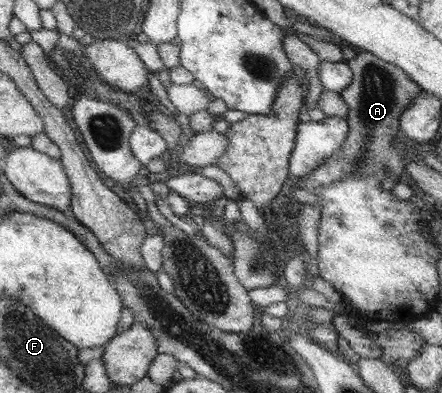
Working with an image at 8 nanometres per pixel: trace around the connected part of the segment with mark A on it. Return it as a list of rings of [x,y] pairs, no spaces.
[[[361,50],[349,60],[344,61],[353,73],[352,81],[339,91],[339,96],[346,104],[347,125],[342,151],[325,159],[318,169],[300,178],[299,189],[311,193],[321,185],[328,185],[339,179],[373,177],[383,180],[387,175],[398,179],[404,173],[402,157],[393,147],[393,138],[400,129],[401,113],[416,94],[423,92],[404,71],[396,64],[378,59],[370,52]]]

